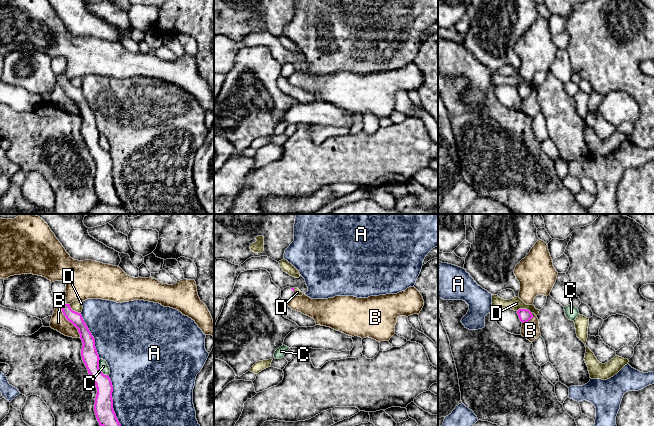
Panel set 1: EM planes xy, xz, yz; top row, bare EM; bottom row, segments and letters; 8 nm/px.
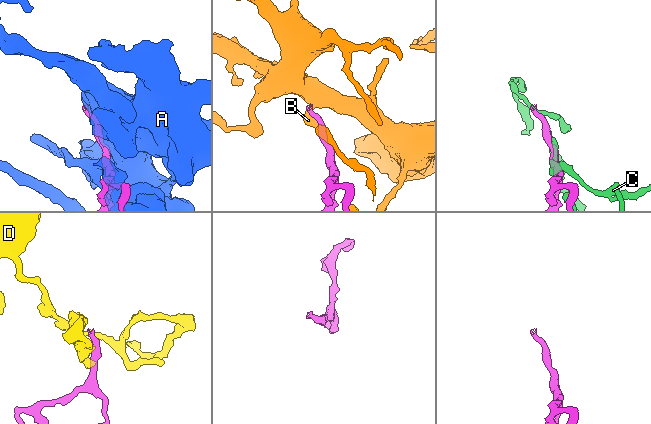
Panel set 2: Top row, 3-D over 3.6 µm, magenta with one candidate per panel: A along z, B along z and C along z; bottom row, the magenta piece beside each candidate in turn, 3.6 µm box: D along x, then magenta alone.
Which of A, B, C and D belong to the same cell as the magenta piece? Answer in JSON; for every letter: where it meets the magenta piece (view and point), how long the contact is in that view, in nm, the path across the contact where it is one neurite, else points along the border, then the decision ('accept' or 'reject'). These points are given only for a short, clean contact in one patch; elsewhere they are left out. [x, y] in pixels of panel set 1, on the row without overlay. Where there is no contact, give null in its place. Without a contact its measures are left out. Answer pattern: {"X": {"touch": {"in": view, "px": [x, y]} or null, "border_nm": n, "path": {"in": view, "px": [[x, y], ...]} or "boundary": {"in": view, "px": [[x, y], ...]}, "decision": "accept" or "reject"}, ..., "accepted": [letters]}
{"A": {"touch": {"in": "xy", "px": [112, 178]}, "border_nm": 440, "decision": "reject"}, "B": {"touch": {"in": "xy", "px": [70, 97]}, "border_nm": 300, "decision": "reject"}, "C": {"touch": {"in": "xy", "px": [99, 145]}, "border_nm": 160, "decision": "reject"}, "D": {"touch": {"in": "yz", "px": [524, 85]}, "border_nm": 120, "boundary": {"in": "yz", "px": [[517, 86], [527, 85], [531, 89]]}, "decision": "reject"}, "accepted": []}

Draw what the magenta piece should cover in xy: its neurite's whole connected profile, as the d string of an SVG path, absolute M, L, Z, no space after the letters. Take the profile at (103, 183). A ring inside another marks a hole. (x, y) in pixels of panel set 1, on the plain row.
M65 72L56 76L56 82L58 81L61 83L66 95L78 105L80 110L83 119L81 125L82 136L97 164L94 187L99 201L113 206L121 206L121 200L113 185L112 158L109 152L104 151L99 145L100 134L95 123L94 113L84 98L81 89L71 85L70 80L66 78Z

